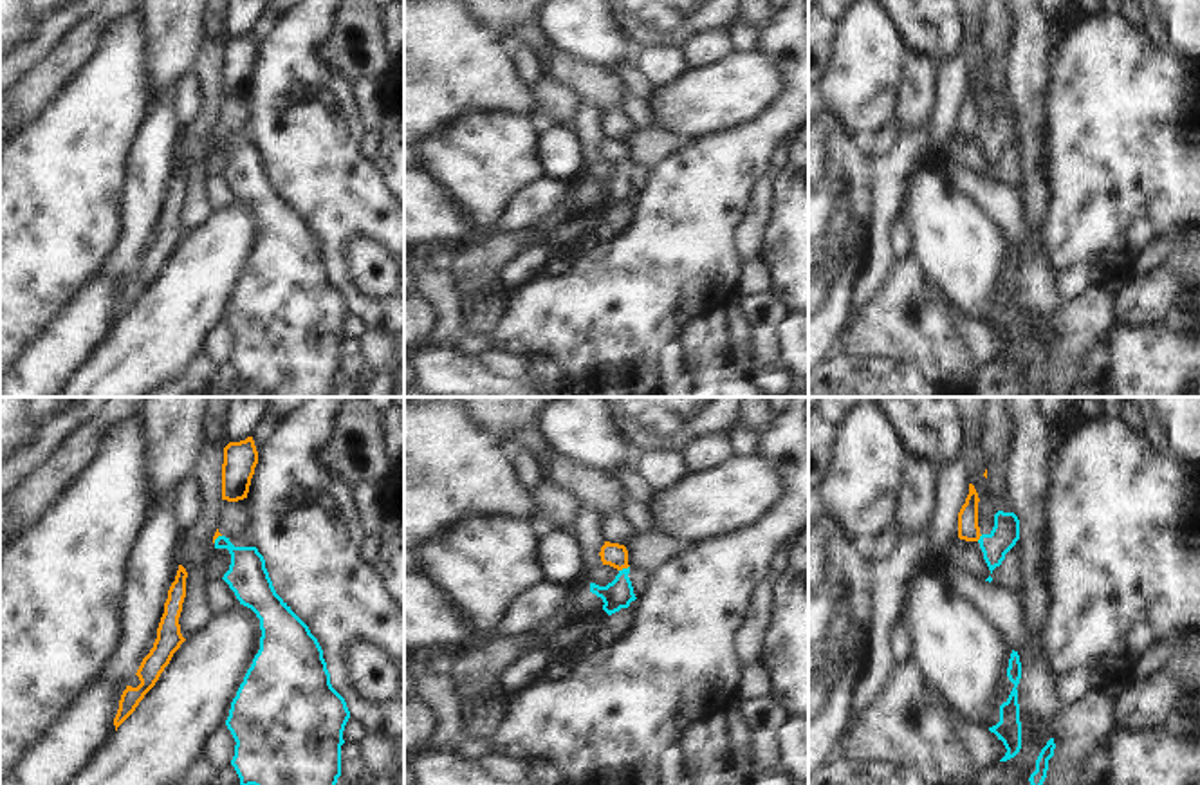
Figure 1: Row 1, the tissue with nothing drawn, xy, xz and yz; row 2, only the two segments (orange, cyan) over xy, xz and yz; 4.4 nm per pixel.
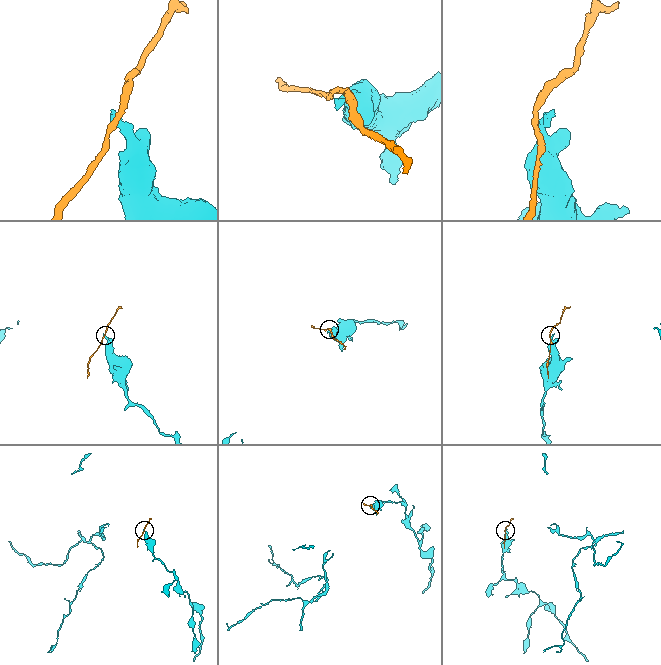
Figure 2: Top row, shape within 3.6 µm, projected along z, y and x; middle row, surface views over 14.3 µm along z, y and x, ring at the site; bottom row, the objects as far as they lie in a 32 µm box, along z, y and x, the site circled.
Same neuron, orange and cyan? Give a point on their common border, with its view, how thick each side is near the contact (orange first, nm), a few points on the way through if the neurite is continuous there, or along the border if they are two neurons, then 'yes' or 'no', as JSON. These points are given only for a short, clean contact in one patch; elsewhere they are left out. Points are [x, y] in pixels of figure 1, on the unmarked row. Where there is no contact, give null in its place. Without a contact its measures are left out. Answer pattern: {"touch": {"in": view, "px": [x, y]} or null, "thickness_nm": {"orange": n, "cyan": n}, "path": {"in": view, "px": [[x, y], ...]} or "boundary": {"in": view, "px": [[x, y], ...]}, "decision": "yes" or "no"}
{"touch": {"in": "xz", "px": [623, 163]}, "thickness_nm": {"orange": 110, "cyan": 130}, "boundary": {"in": "xz", "px": [[628, 161], [619, 166]]}, "decision": "no"}

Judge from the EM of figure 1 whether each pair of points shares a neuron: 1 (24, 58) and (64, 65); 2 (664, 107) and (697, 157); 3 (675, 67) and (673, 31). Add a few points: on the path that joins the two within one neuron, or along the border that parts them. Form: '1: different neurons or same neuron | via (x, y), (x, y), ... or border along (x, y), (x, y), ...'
1: different neurons | border along (71, 33), (18, 82)
2: different neurons | border along (728, 130), (684, 143)
3: different neurons | border along (683, 47), (657, 46), (645, 49)

